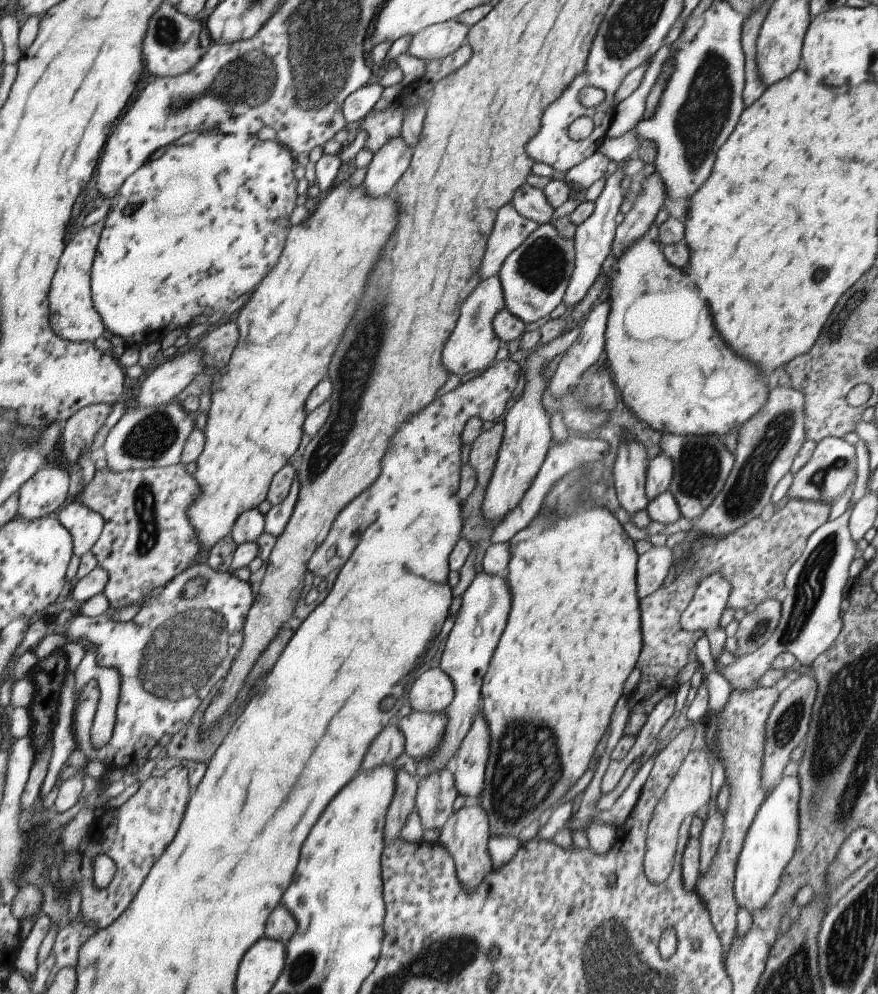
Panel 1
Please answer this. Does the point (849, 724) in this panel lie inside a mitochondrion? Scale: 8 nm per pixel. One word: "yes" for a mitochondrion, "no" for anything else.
yes

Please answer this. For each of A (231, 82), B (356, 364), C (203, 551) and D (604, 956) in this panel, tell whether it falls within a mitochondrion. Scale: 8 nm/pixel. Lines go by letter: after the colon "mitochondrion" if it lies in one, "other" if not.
A: mitochondrion
B: mitochondrion
C: other
D: mitochondrion

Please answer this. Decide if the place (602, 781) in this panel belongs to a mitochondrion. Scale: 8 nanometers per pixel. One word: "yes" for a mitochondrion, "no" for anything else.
no

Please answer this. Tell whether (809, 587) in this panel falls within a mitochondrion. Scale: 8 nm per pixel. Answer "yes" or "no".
yes

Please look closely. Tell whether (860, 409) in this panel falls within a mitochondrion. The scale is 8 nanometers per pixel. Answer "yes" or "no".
no

